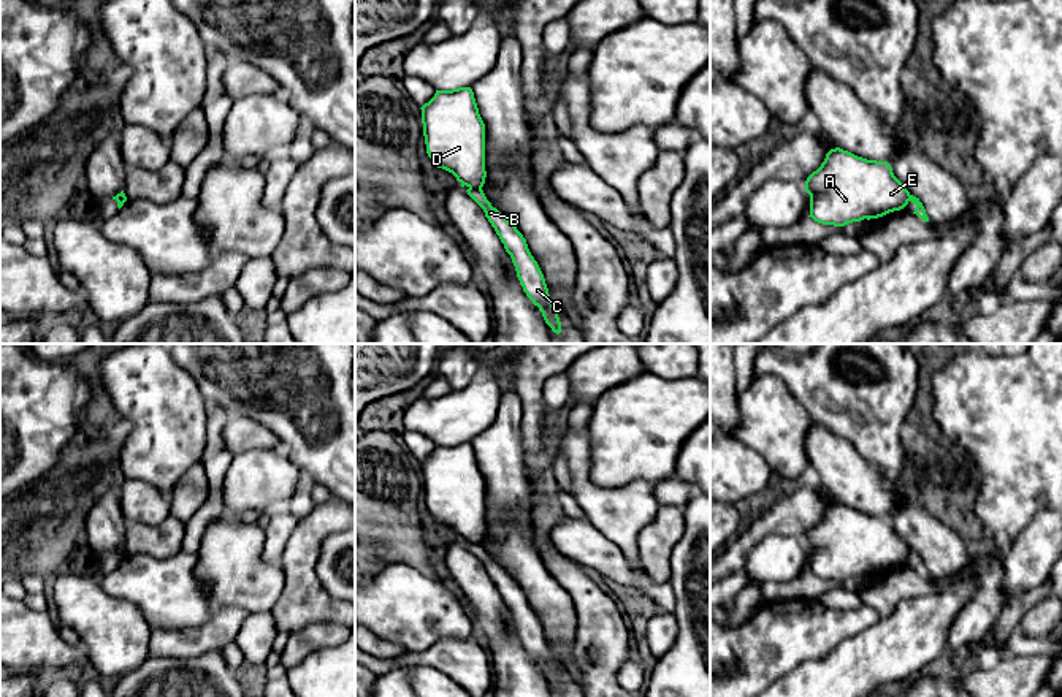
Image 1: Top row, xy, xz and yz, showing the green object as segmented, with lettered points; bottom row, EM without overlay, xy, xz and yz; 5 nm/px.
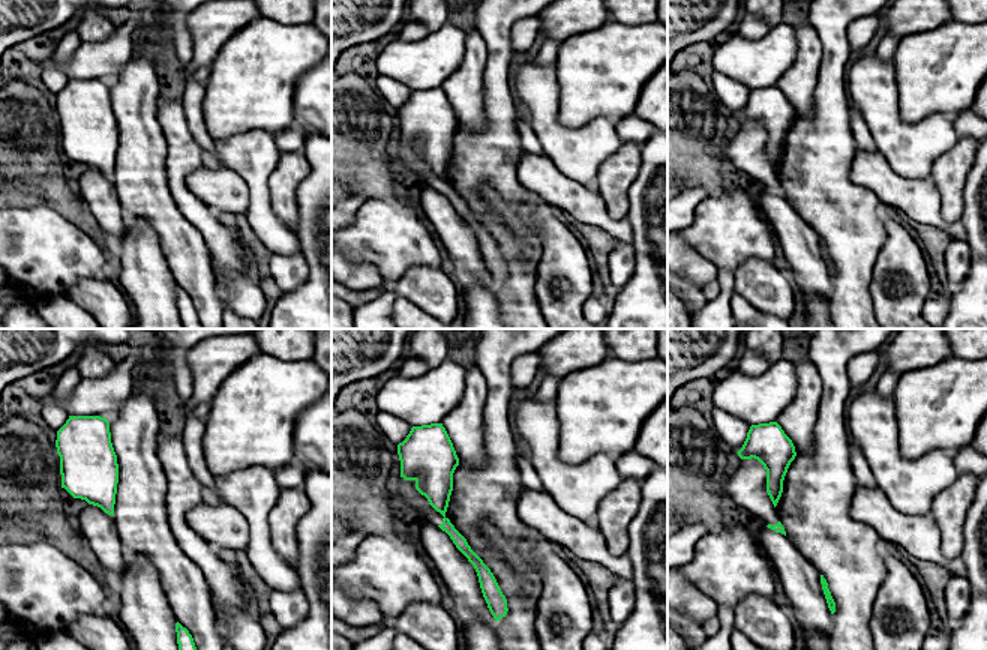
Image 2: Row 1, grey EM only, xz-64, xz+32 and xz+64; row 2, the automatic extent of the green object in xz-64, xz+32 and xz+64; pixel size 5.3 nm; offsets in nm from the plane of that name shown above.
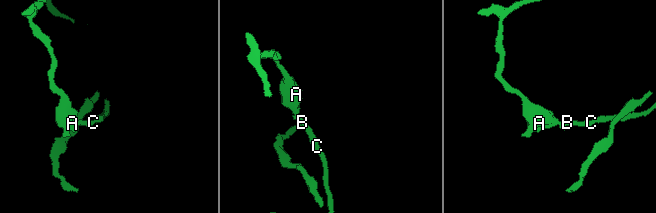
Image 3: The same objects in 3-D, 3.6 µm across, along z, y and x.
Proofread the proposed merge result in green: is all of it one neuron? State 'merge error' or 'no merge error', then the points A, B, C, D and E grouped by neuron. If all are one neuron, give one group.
merge error; groups A D E / B C

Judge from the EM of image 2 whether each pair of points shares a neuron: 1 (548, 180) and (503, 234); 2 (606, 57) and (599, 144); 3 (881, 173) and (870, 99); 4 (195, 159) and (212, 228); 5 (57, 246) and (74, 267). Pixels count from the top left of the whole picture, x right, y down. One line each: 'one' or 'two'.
1: two
2: two
3: two
4: one
5: one

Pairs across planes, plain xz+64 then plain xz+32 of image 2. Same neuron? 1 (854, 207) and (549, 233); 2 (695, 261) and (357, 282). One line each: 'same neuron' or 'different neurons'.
1: different neurons
2: same neuron

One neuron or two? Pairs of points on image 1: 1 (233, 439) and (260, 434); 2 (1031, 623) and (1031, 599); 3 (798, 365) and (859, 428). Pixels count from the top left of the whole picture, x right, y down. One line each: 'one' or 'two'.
1: one
2: two
3: one

